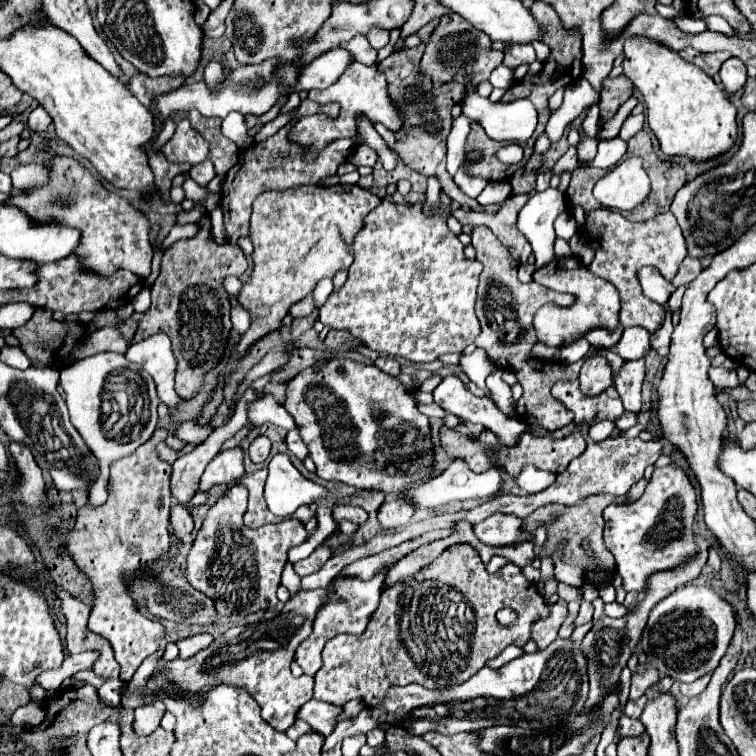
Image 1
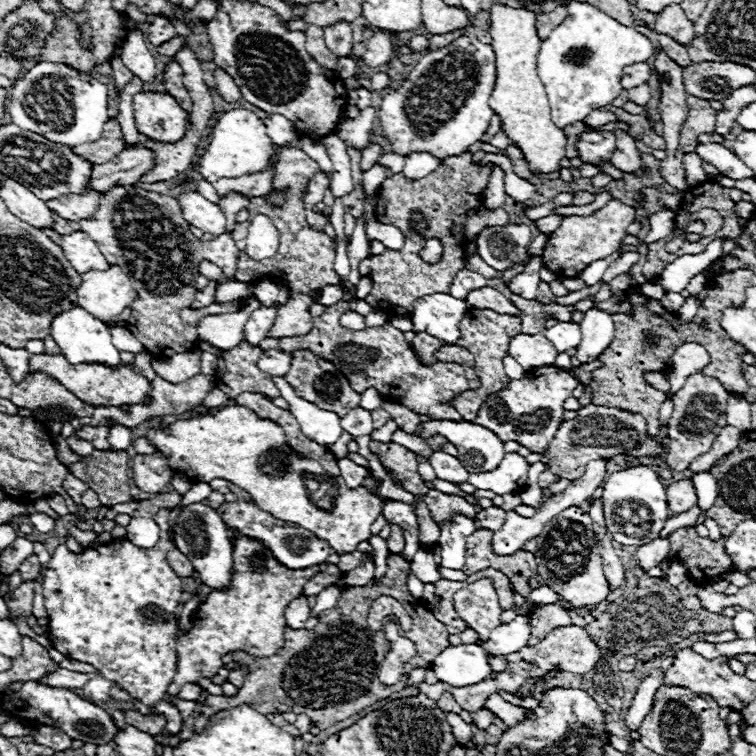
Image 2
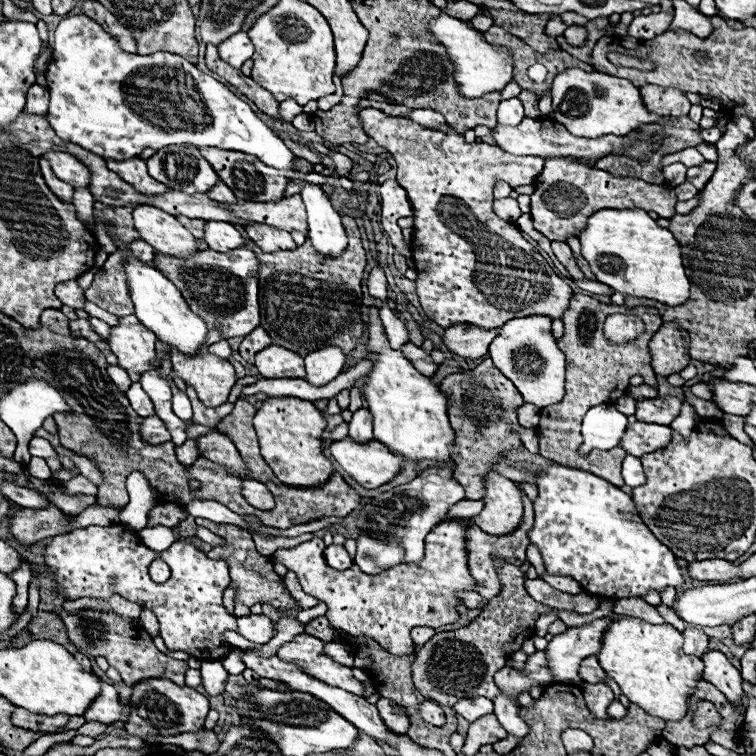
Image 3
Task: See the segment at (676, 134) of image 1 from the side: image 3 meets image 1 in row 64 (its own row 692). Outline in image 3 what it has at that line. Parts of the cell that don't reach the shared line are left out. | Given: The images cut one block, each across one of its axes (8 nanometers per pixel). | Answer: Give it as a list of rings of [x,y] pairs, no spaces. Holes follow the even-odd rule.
[[[622,616],[606,630],[598,662],[632,704],[638,704],[650,716],[678,722],[686,716],[688,698],[698,680],[702,680],[704,670],[704,662],[698,656],[686,656],[682,644],[682,634],[670,624],[656,626],[640,618]]]

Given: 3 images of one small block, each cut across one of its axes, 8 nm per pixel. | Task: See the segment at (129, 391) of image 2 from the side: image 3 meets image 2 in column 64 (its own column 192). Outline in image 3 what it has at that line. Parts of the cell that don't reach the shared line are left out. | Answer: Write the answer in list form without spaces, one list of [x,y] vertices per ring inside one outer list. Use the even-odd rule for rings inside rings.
[[[176,350],[170,352],[170,360],[174,374],[192,386],[206,406],[220,406],[228,400],[228,394],[236,384],[234,366],[228,360],[212,354],[184,358],[184,354]]]

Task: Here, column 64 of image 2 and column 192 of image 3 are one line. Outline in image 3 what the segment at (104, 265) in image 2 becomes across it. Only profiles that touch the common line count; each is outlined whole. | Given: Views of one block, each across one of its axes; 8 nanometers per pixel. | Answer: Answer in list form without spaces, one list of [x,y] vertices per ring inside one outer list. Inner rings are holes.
[[[144,204],[134,210],[132,218],[142,240],[148,242],[156,252],[174,258],[190,258],[200,250],[196,238],[172,214]]]

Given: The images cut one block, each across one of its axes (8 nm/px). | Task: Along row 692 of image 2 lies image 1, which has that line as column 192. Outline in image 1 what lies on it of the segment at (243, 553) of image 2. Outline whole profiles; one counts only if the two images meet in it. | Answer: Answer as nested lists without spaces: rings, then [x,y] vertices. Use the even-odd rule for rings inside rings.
[[[204,160],[204,164],[196,164],[188,176],[192,180],[196,180],[200,186],[206,186],[216,176],[216,170],[214,170],[214,164],[210,160]]]

